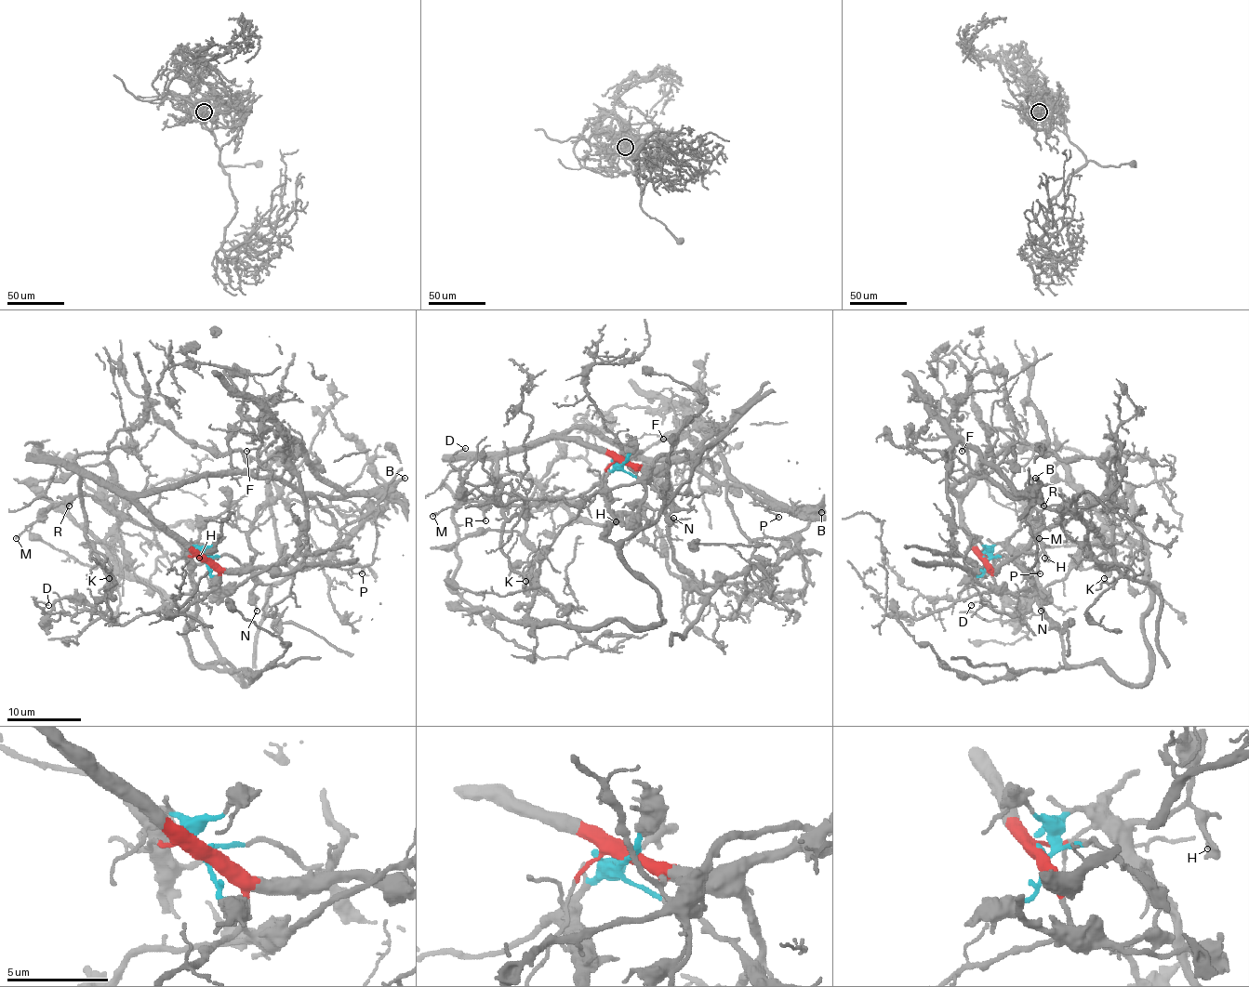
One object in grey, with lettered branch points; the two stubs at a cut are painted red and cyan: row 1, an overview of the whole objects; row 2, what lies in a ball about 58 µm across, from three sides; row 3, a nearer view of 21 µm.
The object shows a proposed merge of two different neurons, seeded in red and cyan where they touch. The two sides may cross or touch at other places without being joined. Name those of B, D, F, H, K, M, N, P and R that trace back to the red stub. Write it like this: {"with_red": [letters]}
{"with_red": ["B", "D", "F", "K", "P"]}

